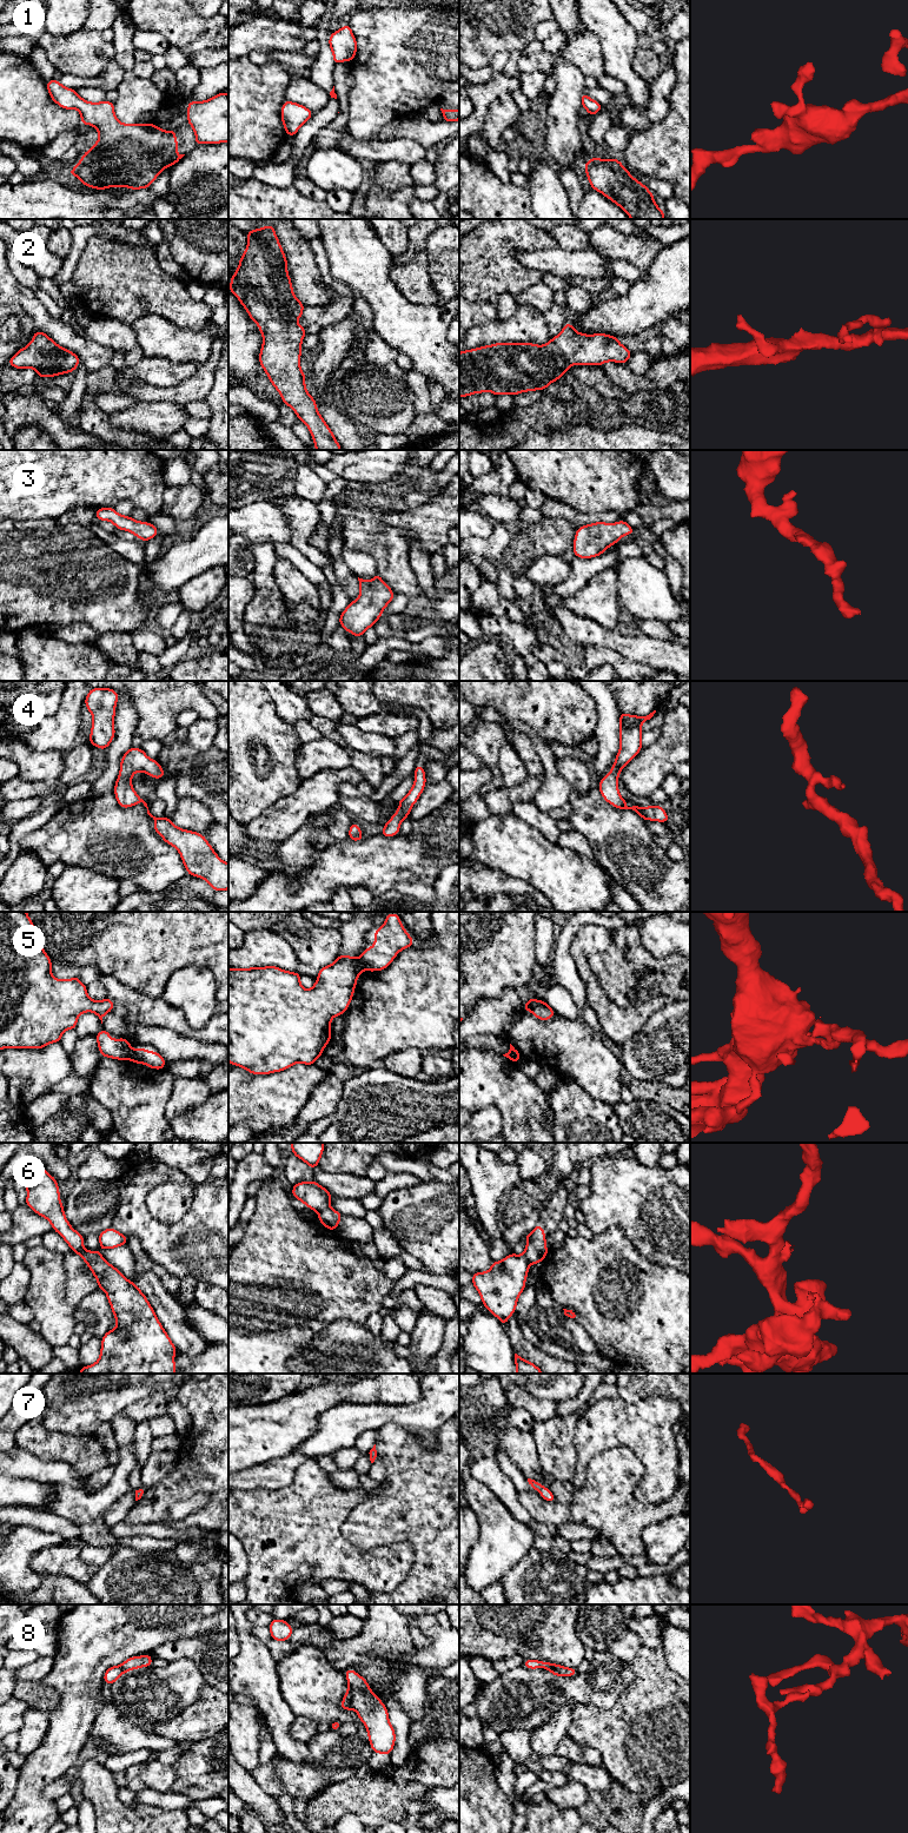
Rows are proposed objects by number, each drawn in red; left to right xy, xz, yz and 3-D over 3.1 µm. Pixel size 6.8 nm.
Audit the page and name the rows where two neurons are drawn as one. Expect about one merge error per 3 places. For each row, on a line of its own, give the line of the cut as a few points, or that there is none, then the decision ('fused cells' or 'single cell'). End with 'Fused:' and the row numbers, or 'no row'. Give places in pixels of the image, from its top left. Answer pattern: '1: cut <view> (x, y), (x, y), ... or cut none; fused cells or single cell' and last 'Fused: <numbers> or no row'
1: cut none; single cell
2: cut none; single cell
3: cut none; single cell
4: cut none; single cell
5: cut xz (358, 958), (364, 968); fused cells
6: cut xz (330, 1206), (318, 1212); fused cells
7: cut none; single cell
8: cut xz (349, 1687), (353, 1708); fused cells
Fused: 5, 6, 8

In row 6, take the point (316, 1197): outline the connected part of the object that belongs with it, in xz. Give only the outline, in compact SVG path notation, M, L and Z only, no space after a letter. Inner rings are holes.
M316 1180L297 1183L292 1186L292 1196L317 1212L331 1207L332 1195Z

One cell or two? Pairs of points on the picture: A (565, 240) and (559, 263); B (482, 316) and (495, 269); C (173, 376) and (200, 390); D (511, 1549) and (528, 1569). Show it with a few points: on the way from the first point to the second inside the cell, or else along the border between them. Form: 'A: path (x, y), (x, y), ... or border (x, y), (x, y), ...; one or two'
A: border (559, 246), (567, 250), (590, 249); two
B: border (471, 300), (485, 300), (496, 308); two
C: border (199, 365), (190, 377), (179, 384), (156, 388); two
D: border (532, 1547), (502, 1580); two

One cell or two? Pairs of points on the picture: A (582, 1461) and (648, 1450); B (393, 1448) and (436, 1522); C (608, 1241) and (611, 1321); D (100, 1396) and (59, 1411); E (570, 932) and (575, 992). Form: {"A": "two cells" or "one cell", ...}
{"A": "one cell", "B": "one cell", "C": "one cell", "D": "one cell", "E": "one cell"}

